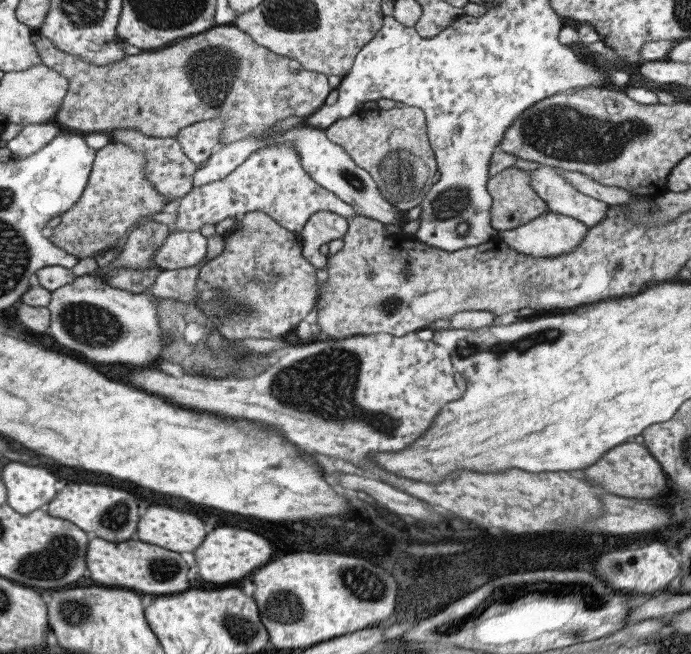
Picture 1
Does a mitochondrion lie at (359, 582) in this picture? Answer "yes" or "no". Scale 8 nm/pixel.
yes

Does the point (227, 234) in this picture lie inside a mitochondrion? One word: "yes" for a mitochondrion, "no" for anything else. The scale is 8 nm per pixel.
no

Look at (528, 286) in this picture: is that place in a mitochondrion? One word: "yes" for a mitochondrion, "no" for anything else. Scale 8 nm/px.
yes

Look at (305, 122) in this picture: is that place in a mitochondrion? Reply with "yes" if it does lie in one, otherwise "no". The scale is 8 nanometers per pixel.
no

